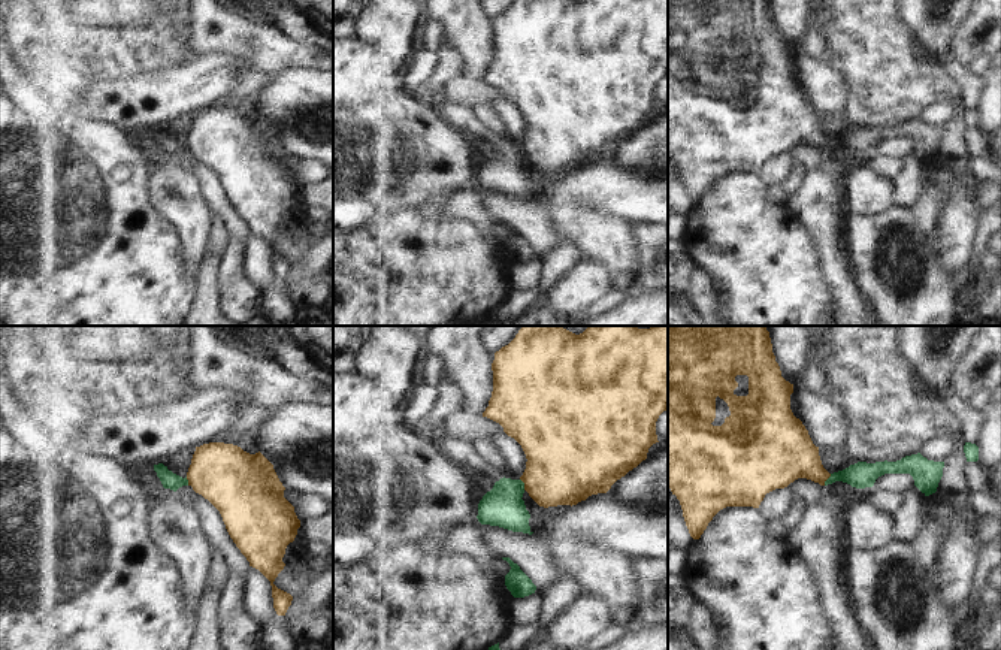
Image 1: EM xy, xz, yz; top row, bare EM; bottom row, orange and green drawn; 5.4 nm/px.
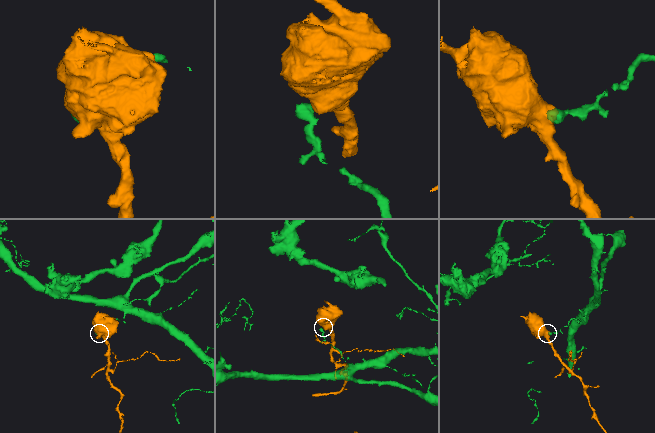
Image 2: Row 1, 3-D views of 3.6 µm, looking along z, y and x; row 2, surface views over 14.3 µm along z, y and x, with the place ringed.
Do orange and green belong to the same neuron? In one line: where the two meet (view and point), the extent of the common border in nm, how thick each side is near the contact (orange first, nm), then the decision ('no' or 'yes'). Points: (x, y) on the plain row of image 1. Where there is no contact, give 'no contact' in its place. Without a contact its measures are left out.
meets orange in yz at (826, 144); contact 80 nm long; 300 nm thick on the orange side, 140 nm on the other; no

